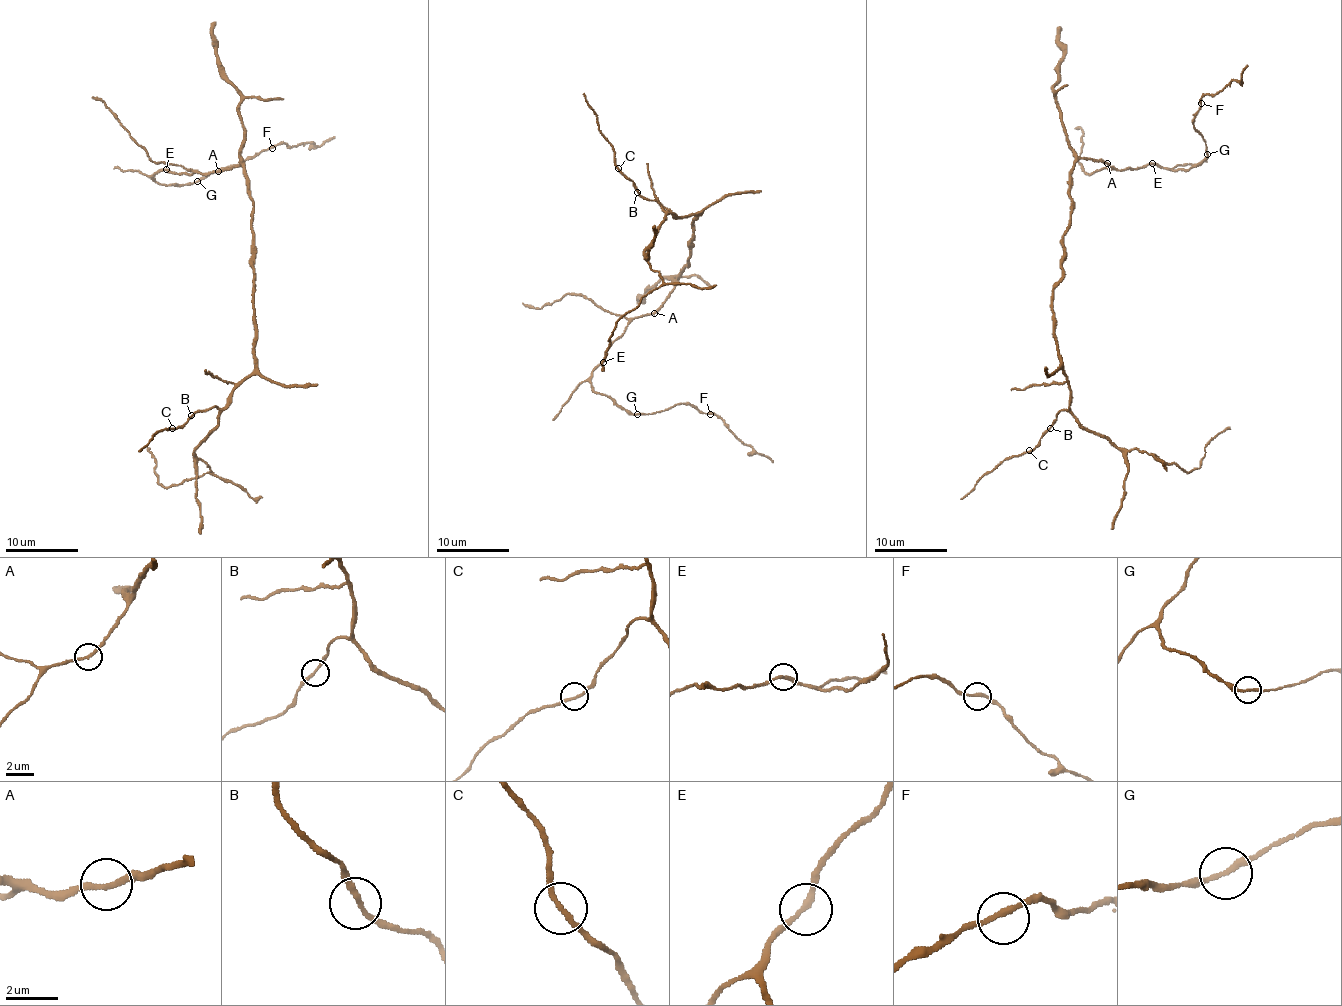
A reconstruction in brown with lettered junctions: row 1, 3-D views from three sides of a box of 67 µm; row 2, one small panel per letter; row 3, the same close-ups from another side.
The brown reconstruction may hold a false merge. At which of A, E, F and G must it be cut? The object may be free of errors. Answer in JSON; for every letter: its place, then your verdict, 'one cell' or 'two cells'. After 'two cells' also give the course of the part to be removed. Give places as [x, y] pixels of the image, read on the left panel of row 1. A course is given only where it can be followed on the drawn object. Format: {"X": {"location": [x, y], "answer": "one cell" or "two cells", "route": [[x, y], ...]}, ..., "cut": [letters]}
{"A": {"location": [218, 171], "answer": "one cell"}, "E": {"location": [166, 169], "answer": "one cell"}, "F": {"location": [272, 148], "answer": "one cell"}, "G": {"location": [197, 181], "answer": "one cell"}, "cut": []}

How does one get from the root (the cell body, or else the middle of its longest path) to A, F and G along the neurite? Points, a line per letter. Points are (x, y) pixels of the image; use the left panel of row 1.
A: (252, 226), (253, 204), (246, 170), (238, 165), (219, 171)
F: (252, 226), (250, 181), (240, 166), (187, 175), (166, 169), (152, 178), (176, 185), (196, 183), (272, 148)
G: (252, 226), (250, 181), (240, 166), (187, 175), (166, 169), (156, 172), (152, 180), (176, 185), (197, 181)

